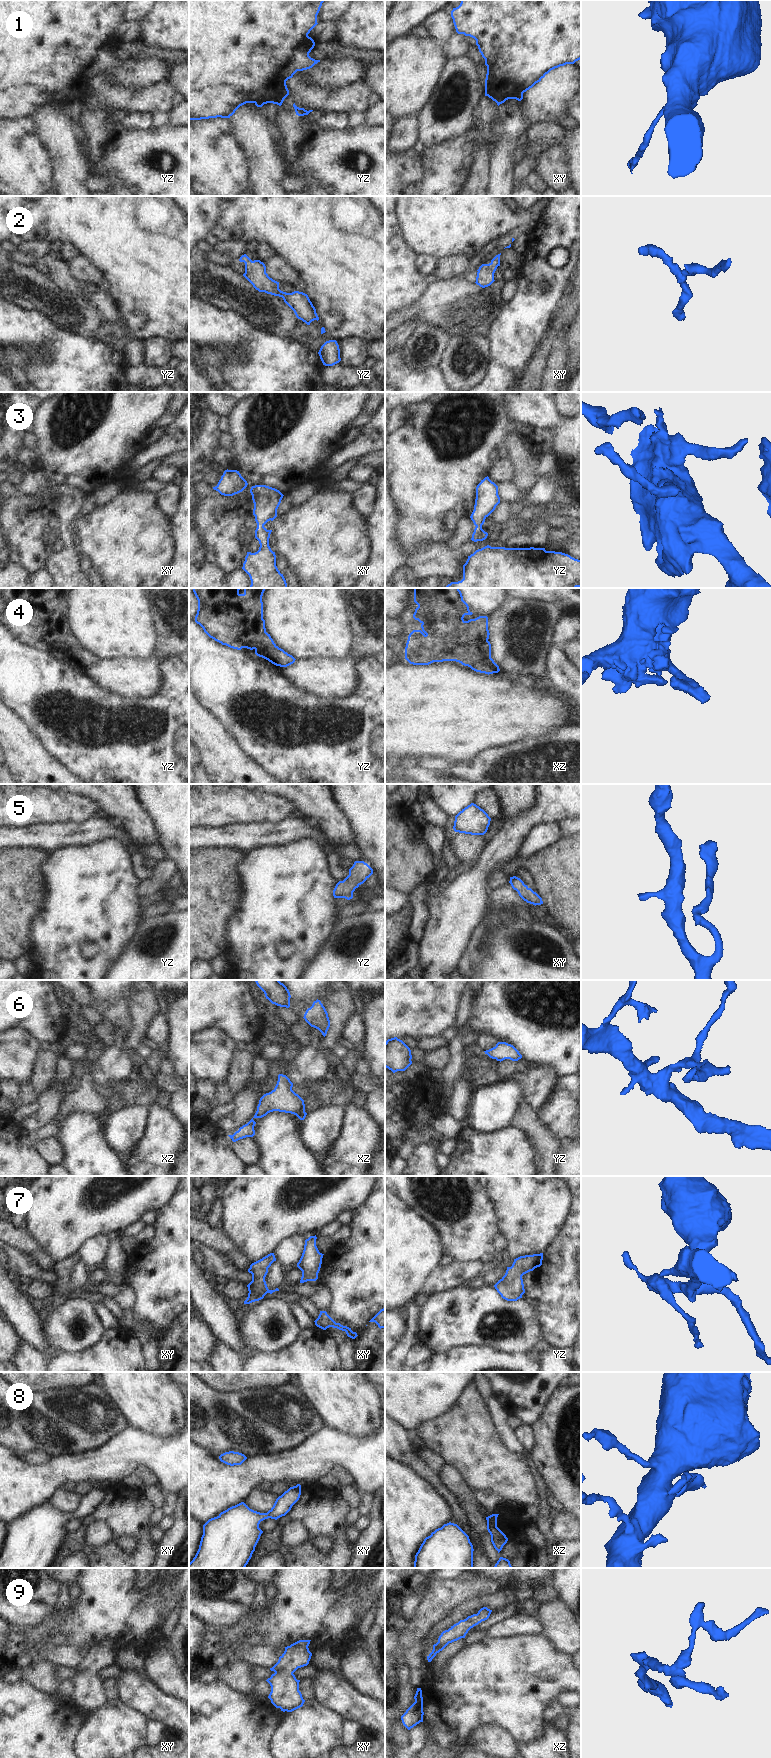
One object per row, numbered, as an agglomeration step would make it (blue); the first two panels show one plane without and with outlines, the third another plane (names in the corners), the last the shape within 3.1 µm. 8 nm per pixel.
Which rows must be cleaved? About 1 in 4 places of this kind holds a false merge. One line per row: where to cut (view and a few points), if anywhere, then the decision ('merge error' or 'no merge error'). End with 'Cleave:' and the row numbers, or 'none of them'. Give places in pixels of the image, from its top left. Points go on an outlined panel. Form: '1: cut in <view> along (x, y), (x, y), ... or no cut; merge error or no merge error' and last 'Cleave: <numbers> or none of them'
1: cut in xy along (486, 75), (491, 78), (491, 91), (495, 95), (522, 94); merge error
2: no cut; no merge error
3: no cut; no merge error
4: no cut; no merge error
5: no cut; no merge error
6: no cut; no merge error
7: no cut; no merge error
8: cut in xz along (496, 1518), (487, 1521); merge error
9: no cut; no merge error
Cleave: 1, 8

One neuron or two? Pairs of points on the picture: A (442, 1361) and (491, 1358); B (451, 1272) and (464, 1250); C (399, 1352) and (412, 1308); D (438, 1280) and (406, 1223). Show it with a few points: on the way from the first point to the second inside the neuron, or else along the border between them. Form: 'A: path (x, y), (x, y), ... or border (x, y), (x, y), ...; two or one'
A: path (454, 1361), (479, 1361); one
B: border (454, 1260), (459, 1262), (481, 1261); two
C: path (409, 1341), (412, 1337), (412, 1319); one
D: border (439, 1264), (429, 1275), (422, 1289); two

